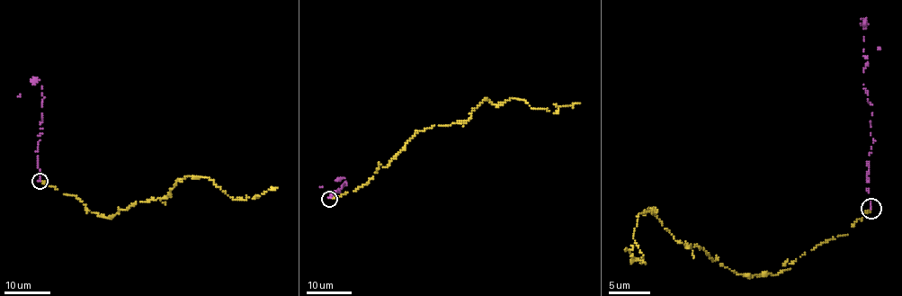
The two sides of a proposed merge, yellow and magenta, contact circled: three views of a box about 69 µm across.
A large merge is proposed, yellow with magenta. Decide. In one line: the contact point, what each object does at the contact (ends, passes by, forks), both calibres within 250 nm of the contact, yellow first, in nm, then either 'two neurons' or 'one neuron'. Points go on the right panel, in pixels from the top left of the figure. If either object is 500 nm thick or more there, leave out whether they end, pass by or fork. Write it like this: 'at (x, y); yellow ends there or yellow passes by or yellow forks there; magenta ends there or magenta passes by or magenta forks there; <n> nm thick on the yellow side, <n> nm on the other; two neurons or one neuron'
at (871, 209); yellow ends there; magenta ends there; 160 nm thick on the yellow side, 140 nm on the other; two neurons

